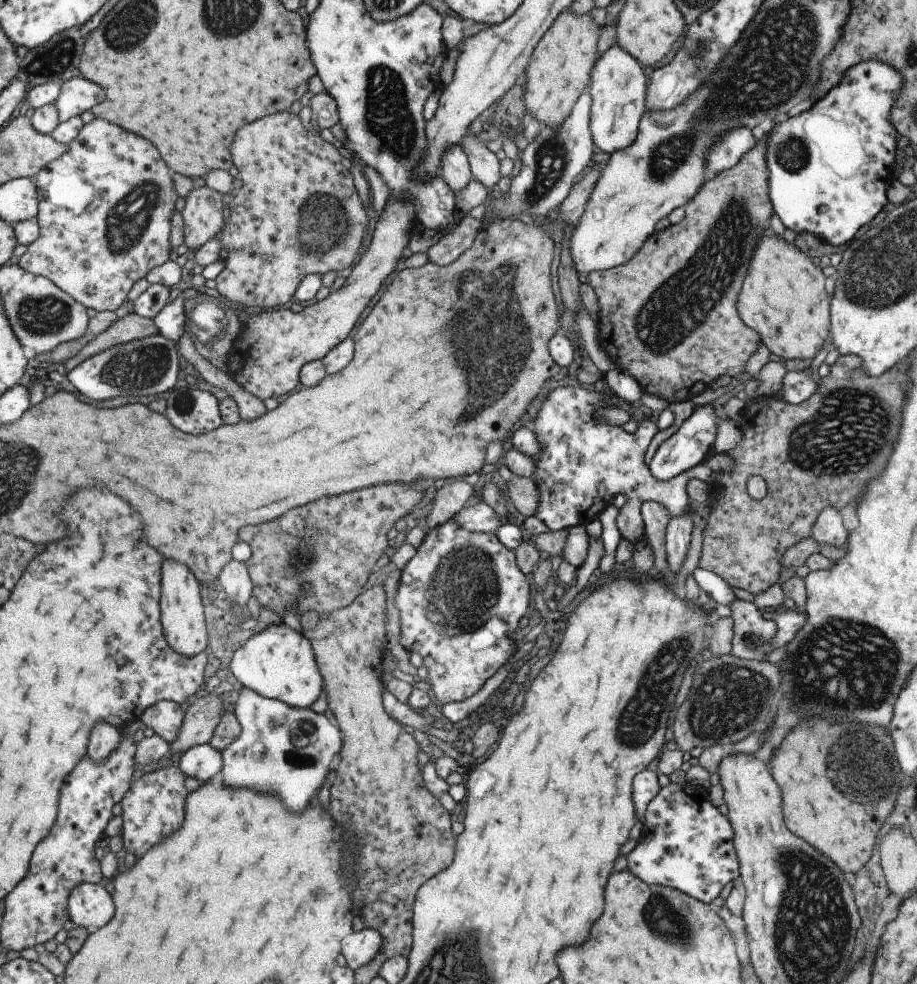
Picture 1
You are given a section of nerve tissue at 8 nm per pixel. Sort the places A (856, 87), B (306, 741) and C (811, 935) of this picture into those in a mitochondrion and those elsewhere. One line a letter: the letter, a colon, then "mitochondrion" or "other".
A: other
B: mitochondrion
C: mitochondrion

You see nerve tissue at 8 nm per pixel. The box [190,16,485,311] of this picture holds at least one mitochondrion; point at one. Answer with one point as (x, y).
(385, 110)

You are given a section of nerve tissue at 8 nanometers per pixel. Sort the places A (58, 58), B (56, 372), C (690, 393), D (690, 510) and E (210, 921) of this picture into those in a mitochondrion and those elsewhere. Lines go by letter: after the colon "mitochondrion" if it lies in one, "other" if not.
A: mitochondrion
B: other
C: other
D: other
E: other

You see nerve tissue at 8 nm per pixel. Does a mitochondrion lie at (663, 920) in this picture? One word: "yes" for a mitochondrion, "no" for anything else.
yes

